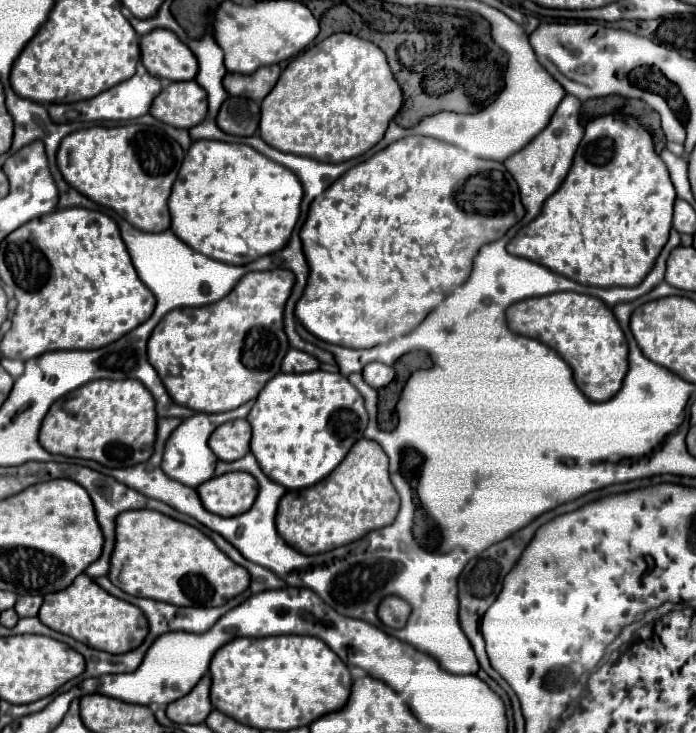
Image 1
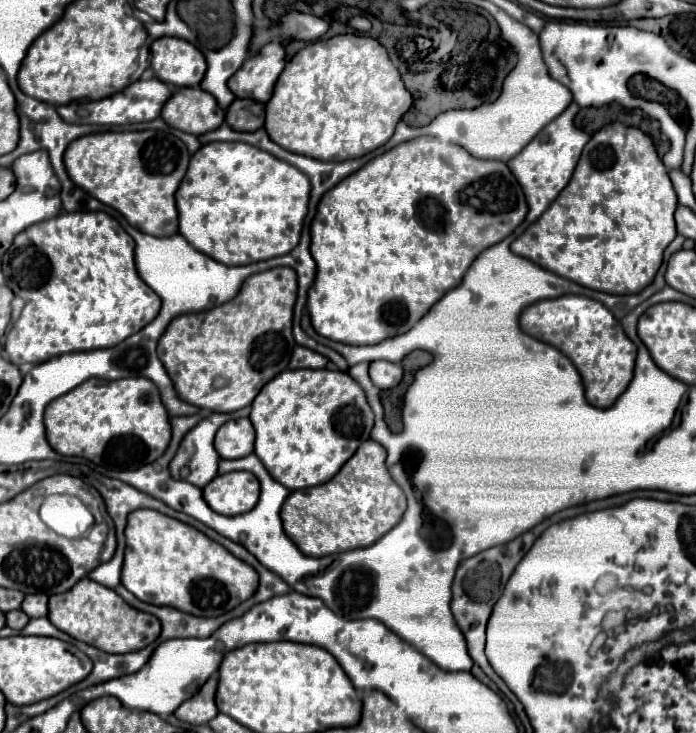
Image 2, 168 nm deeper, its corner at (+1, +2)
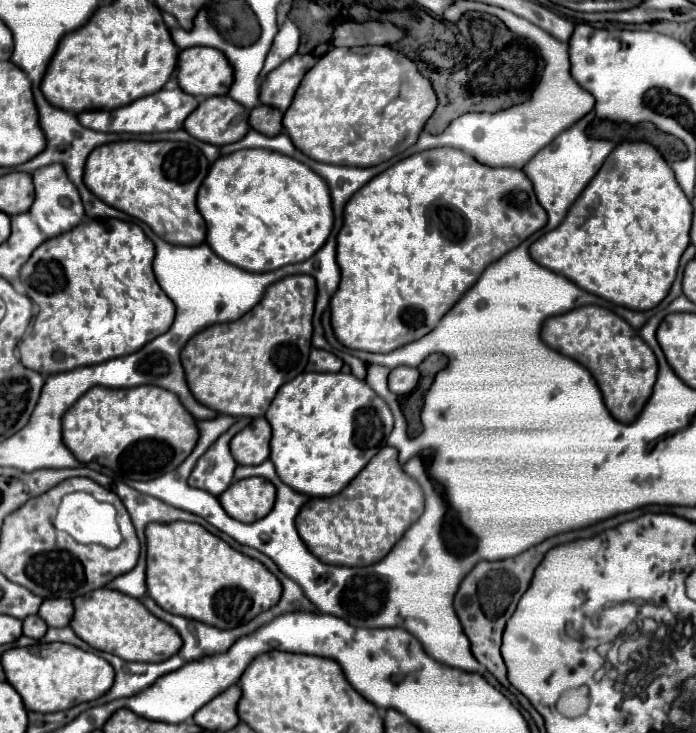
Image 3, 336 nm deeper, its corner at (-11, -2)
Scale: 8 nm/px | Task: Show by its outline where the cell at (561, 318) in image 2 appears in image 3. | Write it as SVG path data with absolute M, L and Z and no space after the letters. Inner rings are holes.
M580 306L544 322L542 340L556 352L580 362L598 382L610 414L628 424L644 408L658 376L658 362L638 332L612 310L602 306Z

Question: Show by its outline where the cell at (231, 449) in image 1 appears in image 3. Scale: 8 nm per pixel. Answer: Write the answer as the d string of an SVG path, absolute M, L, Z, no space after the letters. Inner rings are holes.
M254 418L230 442L232 456L238 464L262 464L270 456L270 424L266 418Z

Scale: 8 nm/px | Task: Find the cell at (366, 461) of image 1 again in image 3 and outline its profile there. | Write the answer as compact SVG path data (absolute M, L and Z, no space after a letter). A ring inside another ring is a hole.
M386 446L380 450L368 466L336 496L310 498L296 518L296 528L308 550L324 564L336 566L370 566L380 562L392 546L402 538L406 528L418 520L424 512L424 492L416 480L412 480L398 464L398 450Z

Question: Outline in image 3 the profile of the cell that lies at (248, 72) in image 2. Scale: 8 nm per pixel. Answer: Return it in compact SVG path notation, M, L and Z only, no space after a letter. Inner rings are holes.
M296 54L286 60L282 68L272 70L260 84L260 102L272 104L274 108L286 112L304 74L314 66L314 62L316 58L310 54Z

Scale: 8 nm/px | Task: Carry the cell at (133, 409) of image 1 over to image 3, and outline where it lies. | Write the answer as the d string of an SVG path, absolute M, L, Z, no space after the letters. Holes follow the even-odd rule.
M94 386L64 414L62 438L68 450L84 464L98 462L106 468L118 470L118 474L128 480L152 480L156 476L176 470L190 456L190 452L198 442L198 428L194 416L188 414L178 396L160 386L134 386L134 388Z

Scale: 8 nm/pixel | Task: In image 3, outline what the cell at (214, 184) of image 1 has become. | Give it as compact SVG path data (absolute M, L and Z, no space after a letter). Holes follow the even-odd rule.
M238 150L218 158L198 192L198 208L206 220L208 246L226 262L248 272L270 272L286 264L298 264L316 254L328 240L334 226L332 198L324 178L306 164L268 150Z

